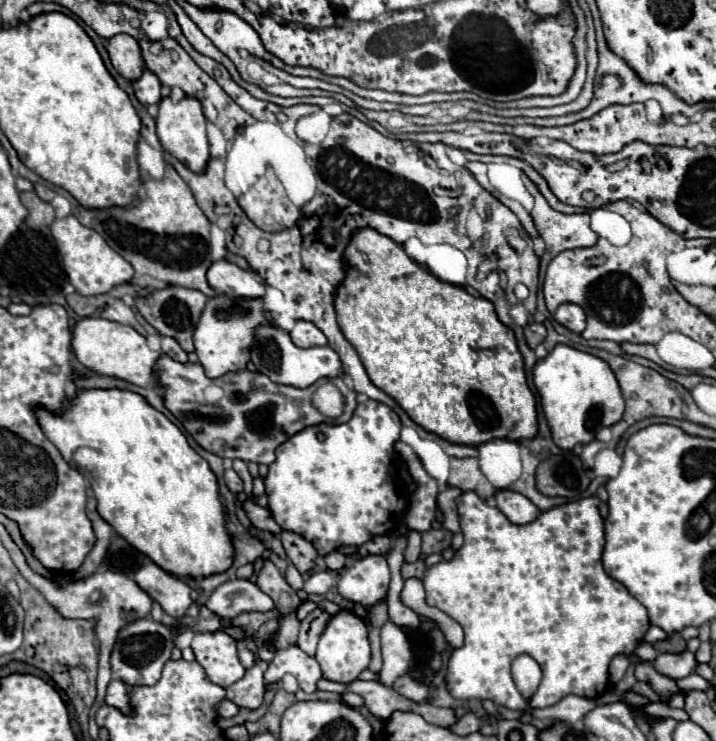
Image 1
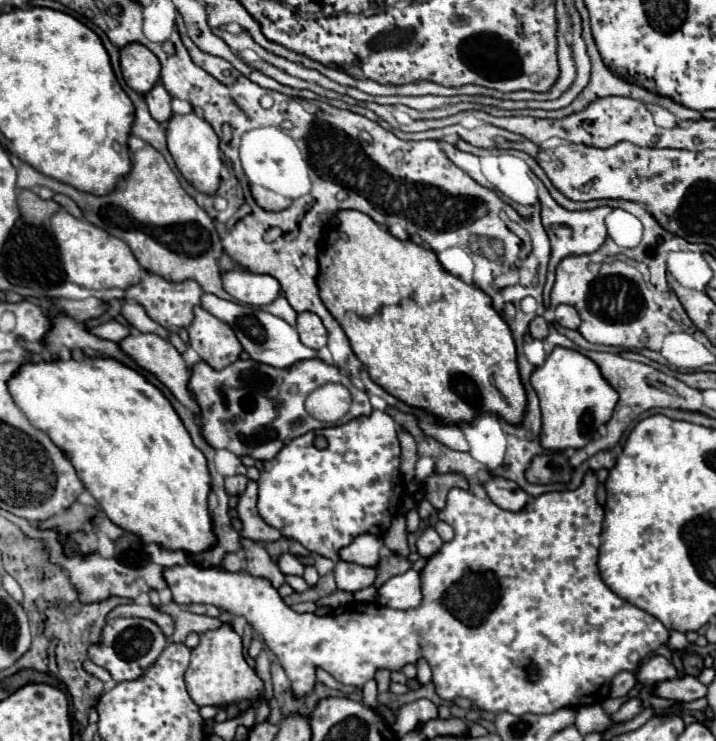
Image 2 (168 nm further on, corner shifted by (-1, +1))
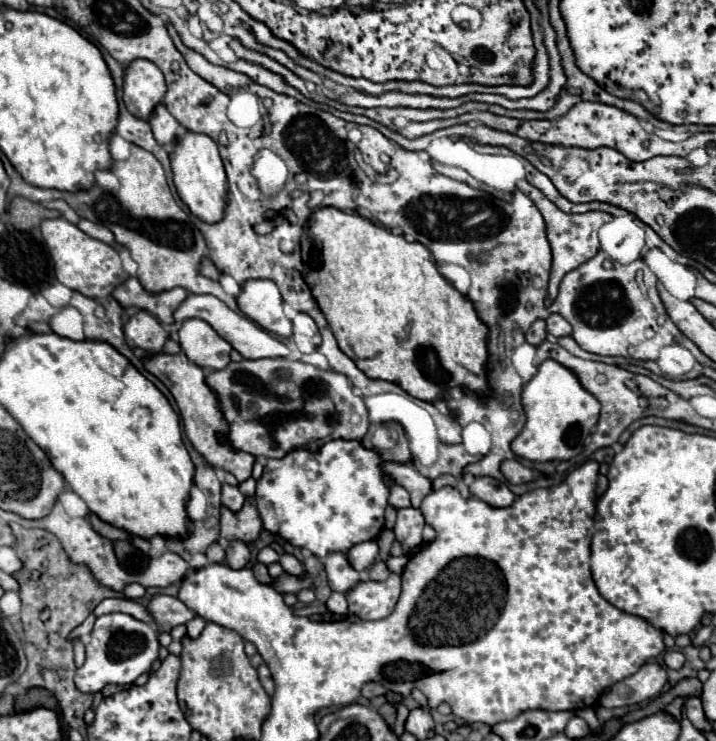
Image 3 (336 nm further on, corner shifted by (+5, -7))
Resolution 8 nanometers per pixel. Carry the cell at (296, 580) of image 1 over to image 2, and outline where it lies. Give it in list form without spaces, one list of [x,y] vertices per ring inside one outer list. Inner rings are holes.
[[[291,553],[279,555],[277,565],[279,565],[279,569],[281,569],[283,575],[301,575],[301,573],[303,573],[303,565],[301,565],[299,559],[293,557]]]

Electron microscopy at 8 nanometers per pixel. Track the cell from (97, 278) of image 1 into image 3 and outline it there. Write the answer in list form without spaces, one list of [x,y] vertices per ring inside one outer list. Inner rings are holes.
[[[57,217],[43,221],[41,233],[53,257],[55,277],[69,289],[79,291],[81,295],[91,299],[105,299],[113,293],[113,289],[117,289],[121,283],[129,279],[129,275],[121,267],[121,259],[115,247],[85,235],[77,225],[69,223],[67,219]]]

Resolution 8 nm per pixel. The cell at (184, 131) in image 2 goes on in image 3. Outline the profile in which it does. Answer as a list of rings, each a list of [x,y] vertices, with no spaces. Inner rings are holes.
[[[187,131],[181,135],[171,153],[171,169],[173,169],[173,183],[181,201],[189,207],[189,211],[207,223],[217,223],[223,217],[225,209],[225,193],[227,193],[227,177],[223,169],[223,161],[219,157],[217,143],[203,135]]]

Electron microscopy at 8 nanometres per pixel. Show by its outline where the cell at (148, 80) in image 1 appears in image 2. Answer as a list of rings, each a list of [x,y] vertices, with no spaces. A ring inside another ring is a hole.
[[[155,85],[151,89],[151,93],[145,95],[145,101],[149,105],[149,113],[155,121],[159,123],[165,123],[173,117],[173,111],[171,111],[171,95],[165,91],[163,85]]]

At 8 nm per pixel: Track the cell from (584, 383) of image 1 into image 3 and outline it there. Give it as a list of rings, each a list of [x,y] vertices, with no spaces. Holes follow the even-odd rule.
[[[547,359],[539,365],[537,375],[523,387],[523,409],[527,413],[525,429],[511,443],[511,449],[517,457],[529,461],[567,461],[579,455],[591,435],[591,429],[599,421],[601,405],[599,401],[581,385],[579,377],[557,363]]]

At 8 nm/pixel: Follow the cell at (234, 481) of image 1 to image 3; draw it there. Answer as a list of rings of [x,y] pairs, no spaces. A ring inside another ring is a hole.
[[[223,483],[223,489],[221,489],[221,501],[225,507],[233,509],[233,511],[239,511],[241,505],[243,505],[243,493],[239,491],[239,487],[233,487],[233,485],[227,485]]]

